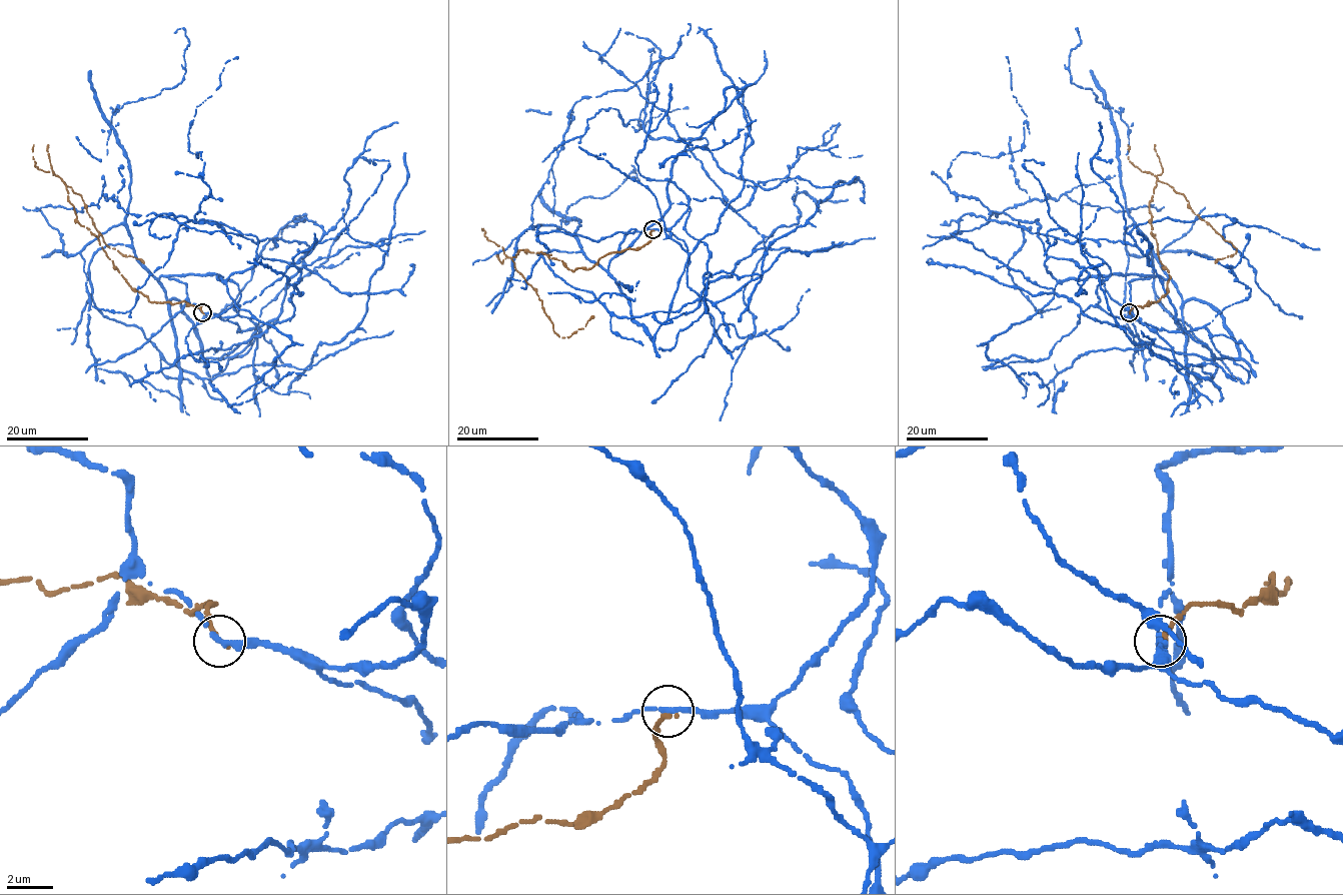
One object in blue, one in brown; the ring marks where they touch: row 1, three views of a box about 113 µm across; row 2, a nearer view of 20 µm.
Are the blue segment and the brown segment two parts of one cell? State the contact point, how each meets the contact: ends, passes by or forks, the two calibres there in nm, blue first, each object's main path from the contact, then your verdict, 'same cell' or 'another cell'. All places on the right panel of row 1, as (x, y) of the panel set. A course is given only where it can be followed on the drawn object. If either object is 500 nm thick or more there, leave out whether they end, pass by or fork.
place (1129, 312); blue passes by; brown ends; calibres 240 and 240 nm; course blue (1128, 312), (1129, 281), (1169, 278), (1239, 357), (1180, 325), (1137, 247), (985, 223), (1063, 194), (1164, 207); course brown (1129, 312), (1168, 291), (1170, 276), (1150, 222), (1157, 180), (1185, 197), (1195, 214), (1236, 248), (1215, 263); another cell

